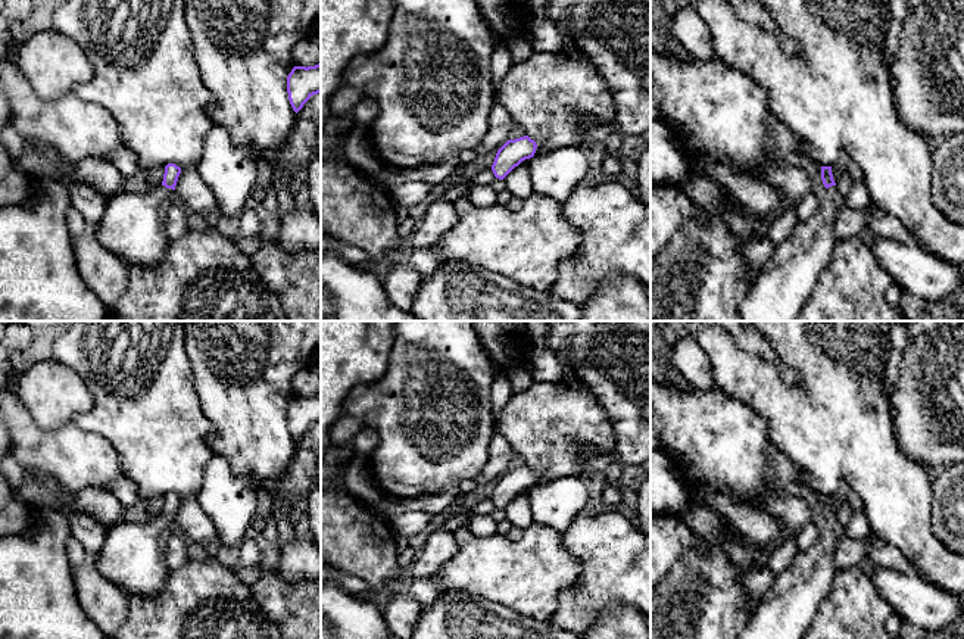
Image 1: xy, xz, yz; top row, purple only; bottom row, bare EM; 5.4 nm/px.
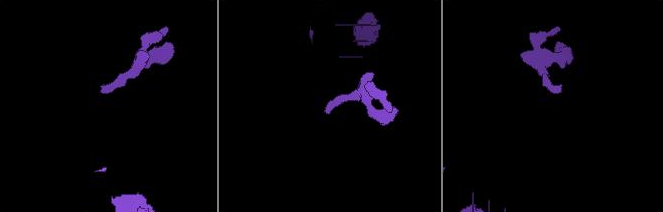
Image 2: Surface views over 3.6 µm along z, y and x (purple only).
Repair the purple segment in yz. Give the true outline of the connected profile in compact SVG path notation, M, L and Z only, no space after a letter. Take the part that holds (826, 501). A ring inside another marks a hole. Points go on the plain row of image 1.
M821 496L826 527L815 543L798 552L790 567L776 574L756 611L742 630L740 639L802 639L821 601L832 590L836 576L836 543L845 536L832 504Z

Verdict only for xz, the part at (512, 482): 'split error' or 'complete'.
complete

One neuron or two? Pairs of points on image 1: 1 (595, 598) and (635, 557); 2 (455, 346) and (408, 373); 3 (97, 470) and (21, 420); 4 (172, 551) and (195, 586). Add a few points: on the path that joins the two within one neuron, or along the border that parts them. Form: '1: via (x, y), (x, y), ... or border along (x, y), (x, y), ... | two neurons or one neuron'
1: via (604, 588), (624, 567) | one neuron
2: via (443, 358), (429, 373), (420, 373) | one neuron
3: via (78, 460), (68, 454), (55, 454), (40, 439) | one neuron
4: border along (190, 560), (171, 570) | two neurons

